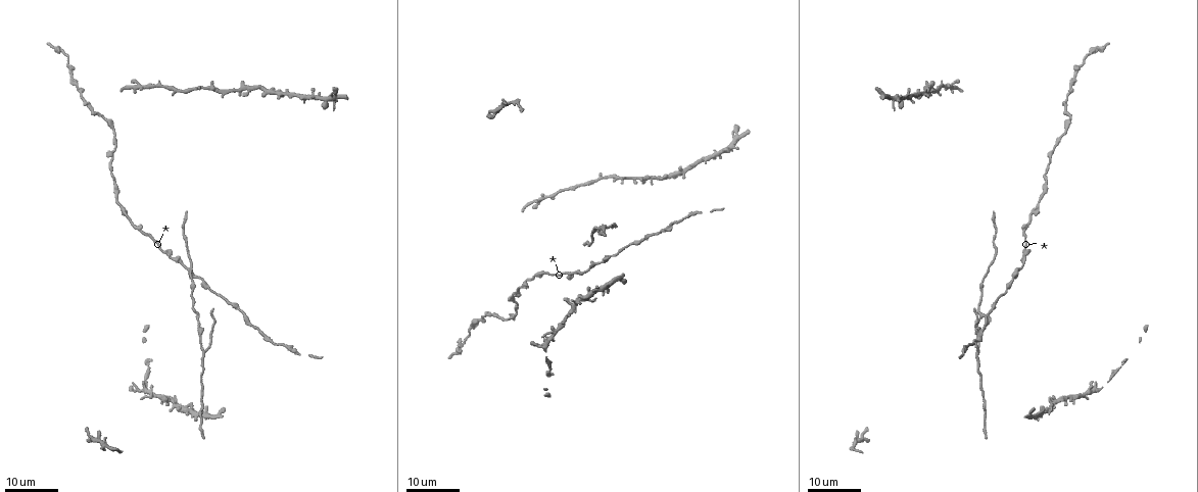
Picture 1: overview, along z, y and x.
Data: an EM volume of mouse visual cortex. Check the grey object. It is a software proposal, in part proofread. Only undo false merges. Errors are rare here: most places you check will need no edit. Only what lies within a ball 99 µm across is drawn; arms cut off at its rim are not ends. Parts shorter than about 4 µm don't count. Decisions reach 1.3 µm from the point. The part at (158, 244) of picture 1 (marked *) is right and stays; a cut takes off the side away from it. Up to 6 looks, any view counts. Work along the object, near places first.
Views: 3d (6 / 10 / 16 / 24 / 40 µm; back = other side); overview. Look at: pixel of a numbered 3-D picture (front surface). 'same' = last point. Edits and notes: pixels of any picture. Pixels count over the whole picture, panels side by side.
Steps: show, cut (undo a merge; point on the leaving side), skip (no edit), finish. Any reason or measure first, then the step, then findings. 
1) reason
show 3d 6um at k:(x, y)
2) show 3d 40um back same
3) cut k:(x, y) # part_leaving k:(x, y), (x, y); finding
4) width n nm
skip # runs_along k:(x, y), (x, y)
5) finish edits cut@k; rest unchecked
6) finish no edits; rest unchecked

three-way junction
show 3d 16um at 1:(204, 354)

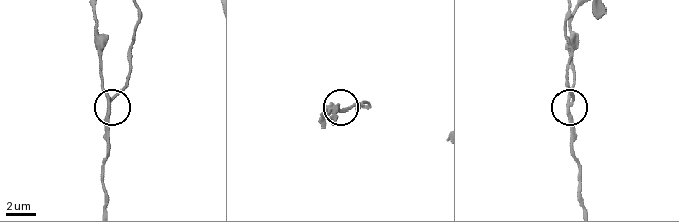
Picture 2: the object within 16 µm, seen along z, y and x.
show 3d 10um at 2:(574, 101)

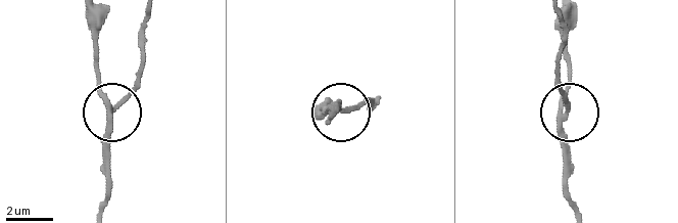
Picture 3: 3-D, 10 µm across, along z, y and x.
cut 3:(135, 90) # part_leaving 3:(107, 117), (135, 83), (145, 18); two neurons meet here

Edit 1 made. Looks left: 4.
branch point
show 3d 24um at 1:(111, 154)

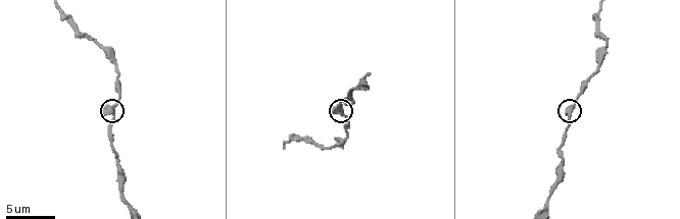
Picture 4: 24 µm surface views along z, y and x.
show 3d 6um at 4:(112, 110)

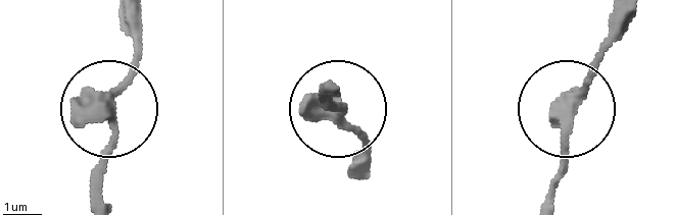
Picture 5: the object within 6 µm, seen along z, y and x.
width 310 nm
skip # runs_along 5:(102, 198), (108, 110), (138, 45); continuous, no second neuron

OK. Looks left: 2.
show 3d 16um at 1:(991, 261)

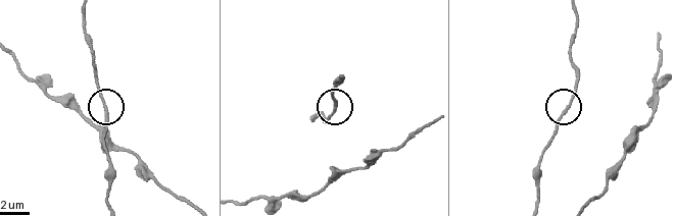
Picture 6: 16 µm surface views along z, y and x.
closer look
show 3d 6um at 6:(335, 106)

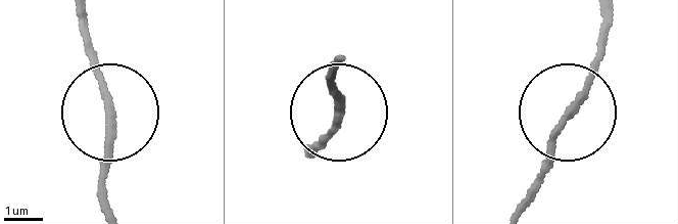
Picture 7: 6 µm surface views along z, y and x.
side_arm 11 um
skip # one neuron here

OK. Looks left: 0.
finish edits cut@3; rest unchecked

